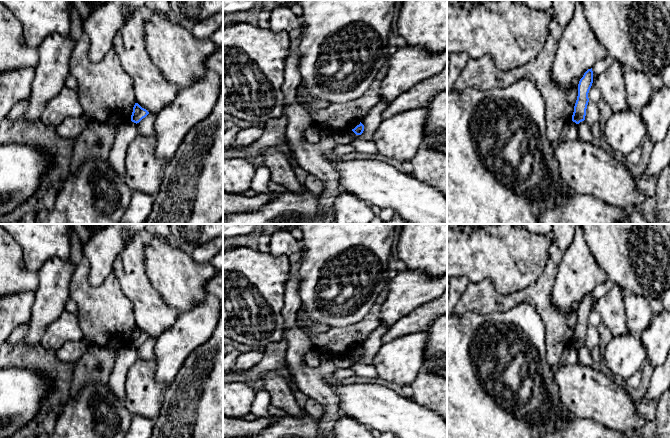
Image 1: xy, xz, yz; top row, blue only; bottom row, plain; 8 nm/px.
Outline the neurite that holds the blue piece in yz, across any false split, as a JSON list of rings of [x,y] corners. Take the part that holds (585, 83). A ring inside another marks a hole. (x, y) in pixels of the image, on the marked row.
[[[592,68],[588,69],[578,84],[578,96],[574,106],[572,121],[576,124],[585,120],[586,109],[589,102],[588,93],[593,83]]]

